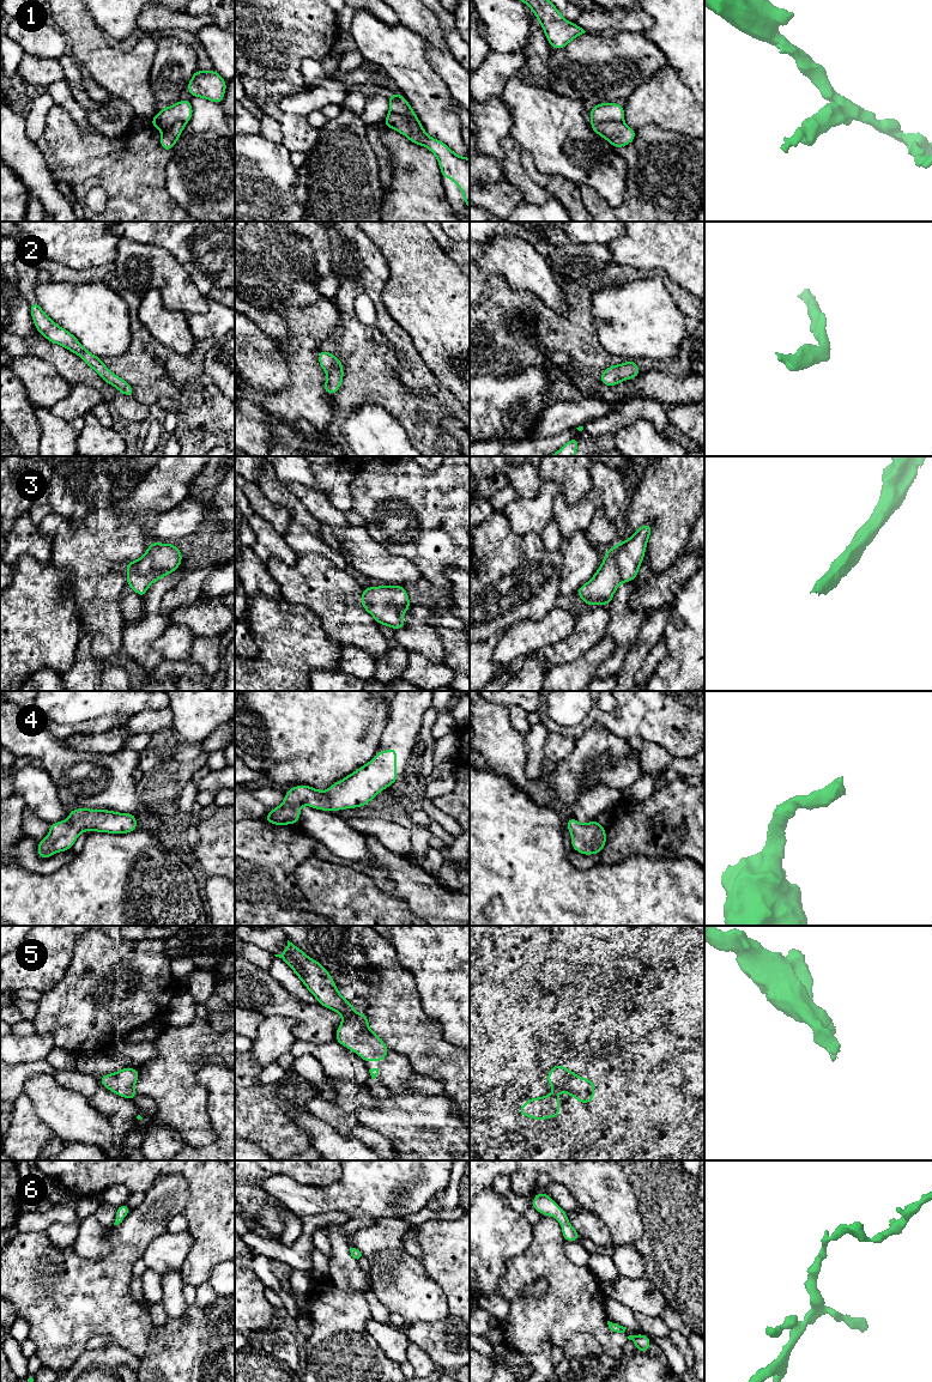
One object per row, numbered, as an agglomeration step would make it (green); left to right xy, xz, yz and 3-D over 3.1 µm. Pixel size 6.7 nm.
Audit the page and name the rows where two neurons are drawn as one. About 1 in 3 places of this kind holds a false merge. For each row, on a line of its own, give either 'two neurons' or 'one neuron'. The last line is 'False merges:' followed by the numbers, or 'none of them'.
1: two neurons
2: one neuron
3: one neuron
4: one neuron
5: one neuron
6: one neuron
False merges: 1

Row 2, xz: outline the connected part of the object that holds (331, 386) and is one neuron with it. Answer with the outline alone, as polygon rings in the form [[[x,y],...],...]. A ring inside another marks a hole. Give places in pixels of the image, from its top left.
[[[322,350],[319,352],[319,363],[321,369],[327,372],[327,381],[322,388],[329,395],[333,395],[340,388],[344,377],[341,360]]]

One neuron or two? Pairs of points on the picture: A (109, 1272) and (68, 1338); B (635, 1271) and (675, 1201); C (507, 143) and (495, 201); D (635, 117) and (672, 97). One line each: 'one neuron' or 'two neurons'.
A: one neuron
B: two neurons
C: two neurons
D: one neuron

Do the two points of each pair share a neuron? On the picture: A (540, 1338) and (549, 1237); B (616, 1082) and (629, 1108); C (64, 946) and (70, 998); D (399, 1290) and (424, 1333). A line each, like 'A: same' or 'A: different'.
A: same
B: different
C: different
D: different

